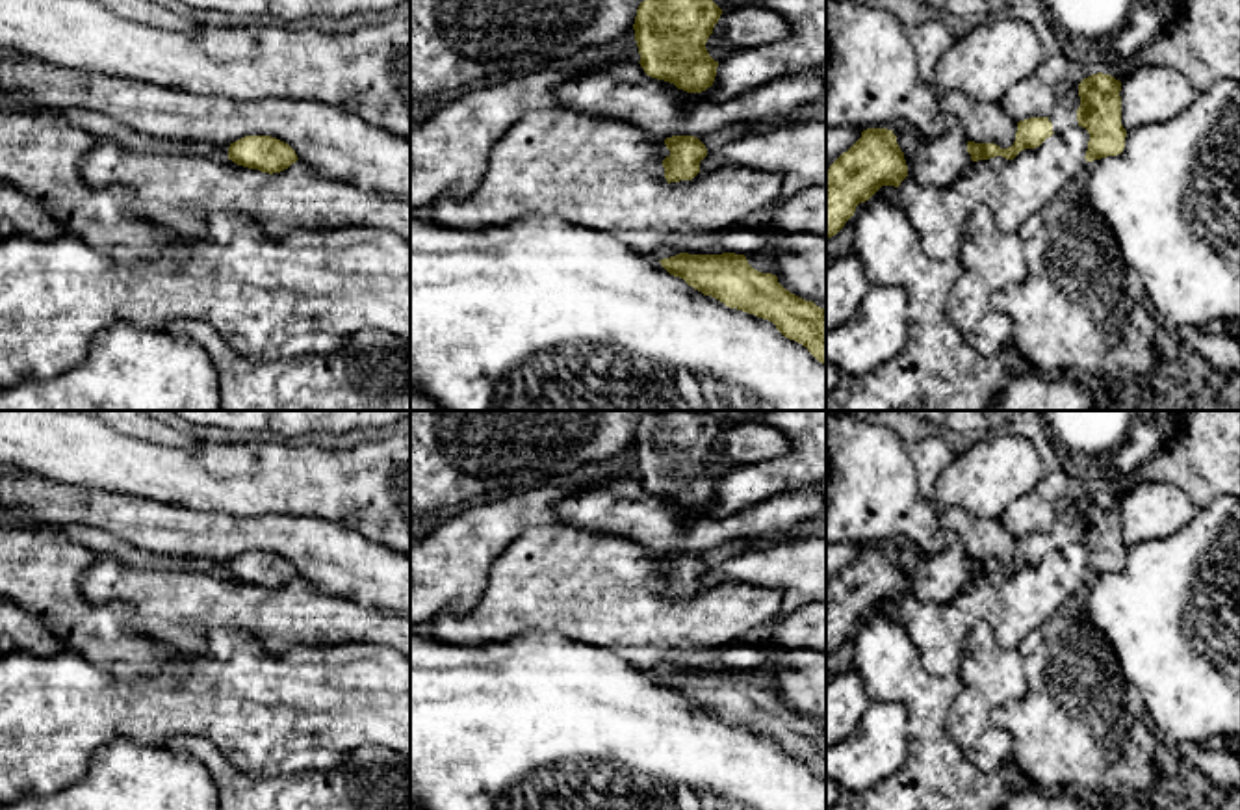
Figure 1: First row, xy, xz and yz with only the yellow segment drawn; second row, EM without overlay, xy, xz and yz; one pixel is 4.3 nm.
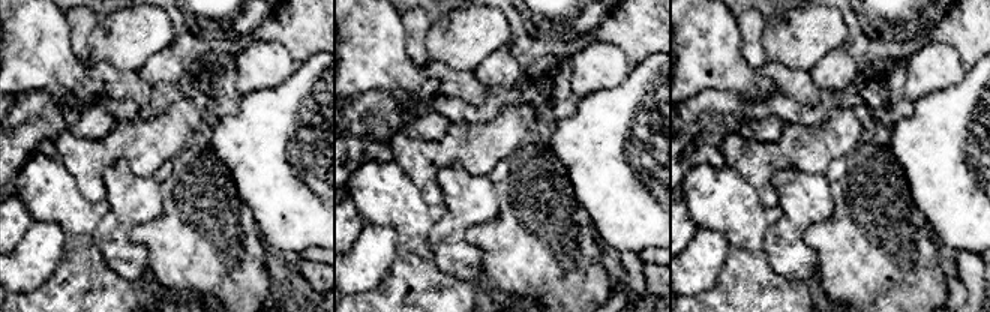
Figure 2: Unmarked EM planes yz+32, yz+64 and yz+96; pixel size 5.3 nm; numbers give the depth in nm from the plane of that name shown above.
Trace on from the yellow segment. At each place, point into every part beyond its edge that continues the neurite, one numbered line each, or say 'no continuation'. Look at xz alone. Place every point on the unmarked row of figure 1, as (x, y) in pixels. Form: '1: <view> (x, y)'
no continuation

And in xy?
no continuation

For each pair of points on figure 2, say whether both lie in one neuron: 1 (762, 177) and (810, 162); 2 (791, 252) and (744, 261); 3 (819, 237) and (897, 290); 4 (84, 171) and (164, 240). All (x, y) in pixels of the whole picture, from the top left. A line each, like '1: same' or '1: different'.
1: same
2: different
3: same
4: different

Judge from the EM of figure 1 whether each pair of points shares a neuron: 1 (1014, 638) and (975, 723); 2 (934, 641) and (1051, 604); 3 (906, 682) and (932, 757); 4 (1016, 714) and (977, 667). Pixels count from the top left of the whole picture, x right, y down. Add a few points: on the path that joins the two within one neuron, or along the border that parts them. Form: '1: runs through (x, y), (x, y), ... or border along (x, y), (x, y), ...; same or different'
1: border along (971, 625), (982, 621), (1001, 645), (1016, 649); different
2: runs through (964, 612), (971, 604), (1021, 604); same
3: runs through (925, 701), (925, 738); same
4: border along (1023, 660), (1025, 693), (990, 718), (1010, 744); different

